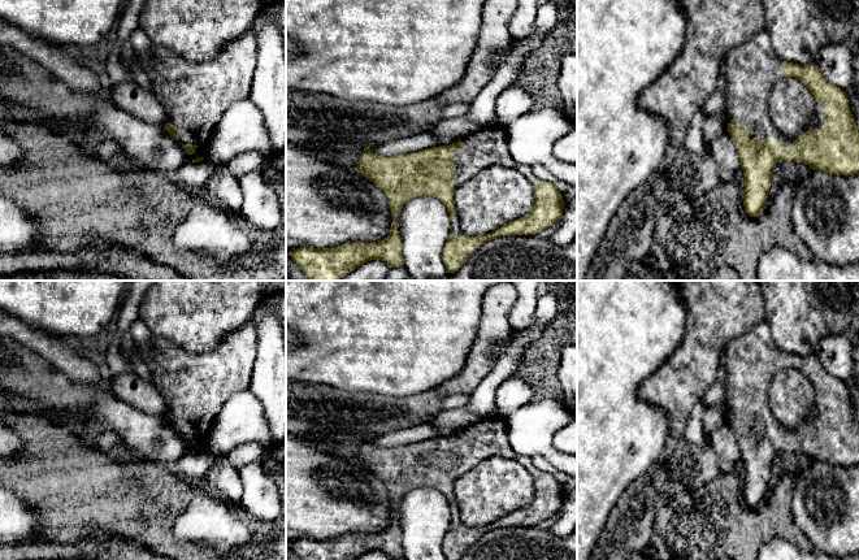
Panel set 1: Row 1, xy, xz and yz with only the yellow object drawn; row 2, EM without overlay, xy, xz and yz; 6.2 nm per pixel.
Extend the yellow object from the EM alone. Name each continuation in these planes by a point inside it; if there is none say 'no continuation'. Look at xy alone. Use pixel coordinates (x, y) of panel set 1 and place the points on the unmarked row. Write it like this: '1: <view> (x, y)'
1: xy (195, 387)

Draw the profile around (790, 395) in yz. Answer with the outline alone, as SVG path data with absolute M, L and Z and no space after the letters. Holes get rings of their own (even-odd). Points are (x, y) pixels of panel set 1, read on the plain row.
M782 369L769 385L768 405L782 426L795 431L801 425L815 420L815 390L799 370Z

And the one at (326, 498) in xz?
M286 431L286 542L370 534L390 525L392 504L386 485L356 461L339 460Z

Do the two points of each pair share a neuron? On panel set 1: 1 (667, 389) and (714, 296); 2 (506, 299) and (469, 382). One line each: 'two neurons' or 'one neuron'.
1: one neuron
2: one neuron

